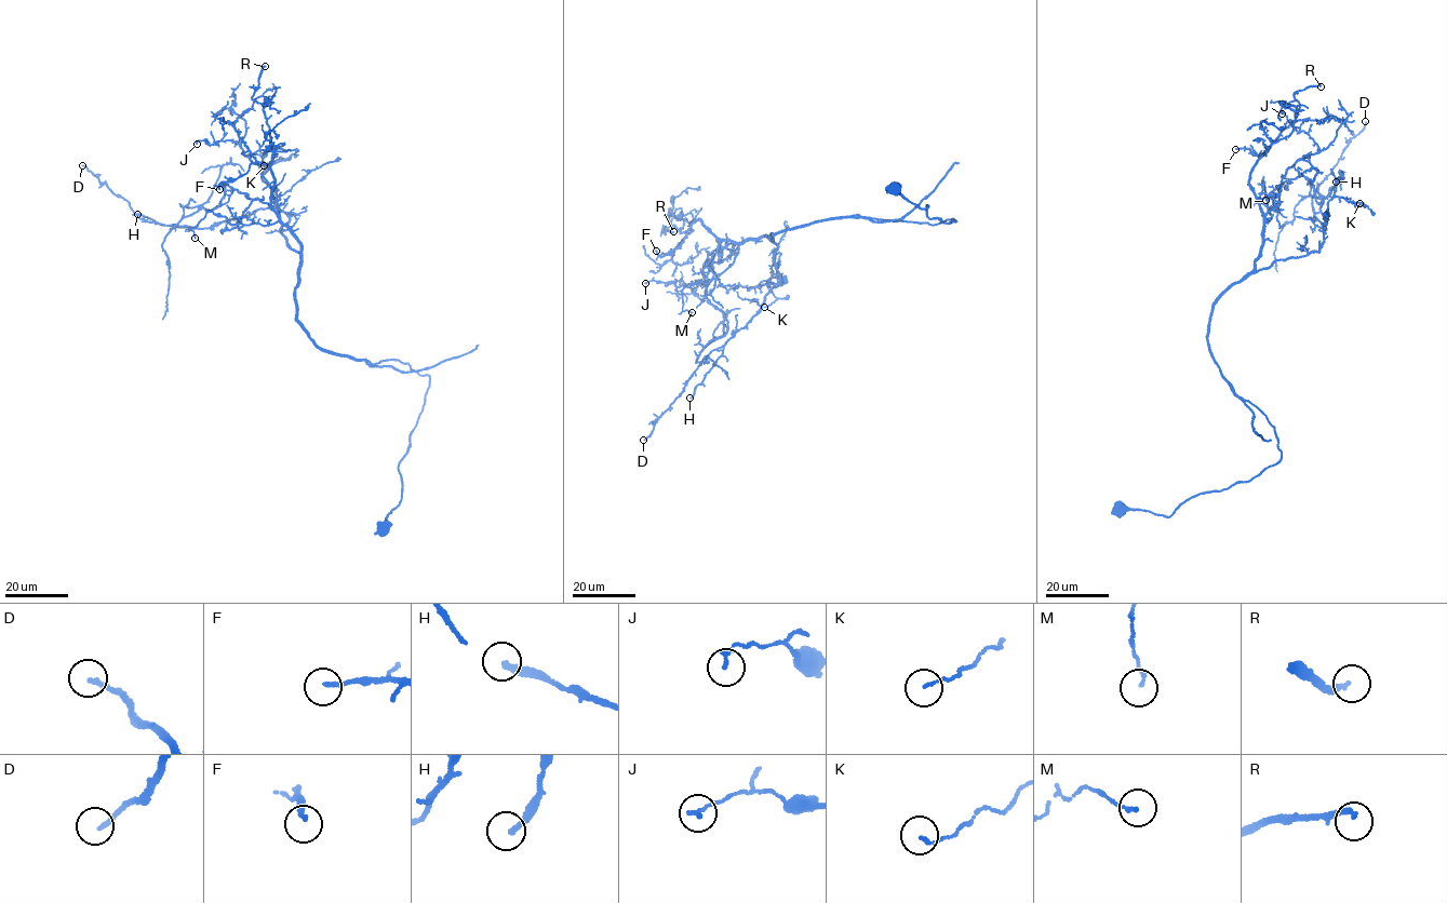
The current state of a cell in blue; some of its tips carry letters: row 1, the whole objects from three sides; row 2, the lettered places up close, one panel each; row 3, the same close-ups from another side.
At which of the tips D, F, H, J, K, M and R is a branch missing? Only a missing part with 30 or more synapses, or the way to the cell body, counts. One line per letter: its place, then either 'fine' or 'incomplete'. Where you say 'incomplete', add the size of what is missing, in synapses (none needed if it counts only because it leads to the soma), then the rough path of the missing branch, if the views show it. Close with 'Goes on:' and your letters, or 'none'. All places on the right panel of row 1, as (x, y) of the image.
D: place (1365, 121); fine
F: place (1235, 149); fine
H: place (1336, 182); fine
J: place (1282, 113); fine
K: place (1360, 203); fine
M: place (1265, 200); fine
R: place (1321, 86); fine
Goes on: none

